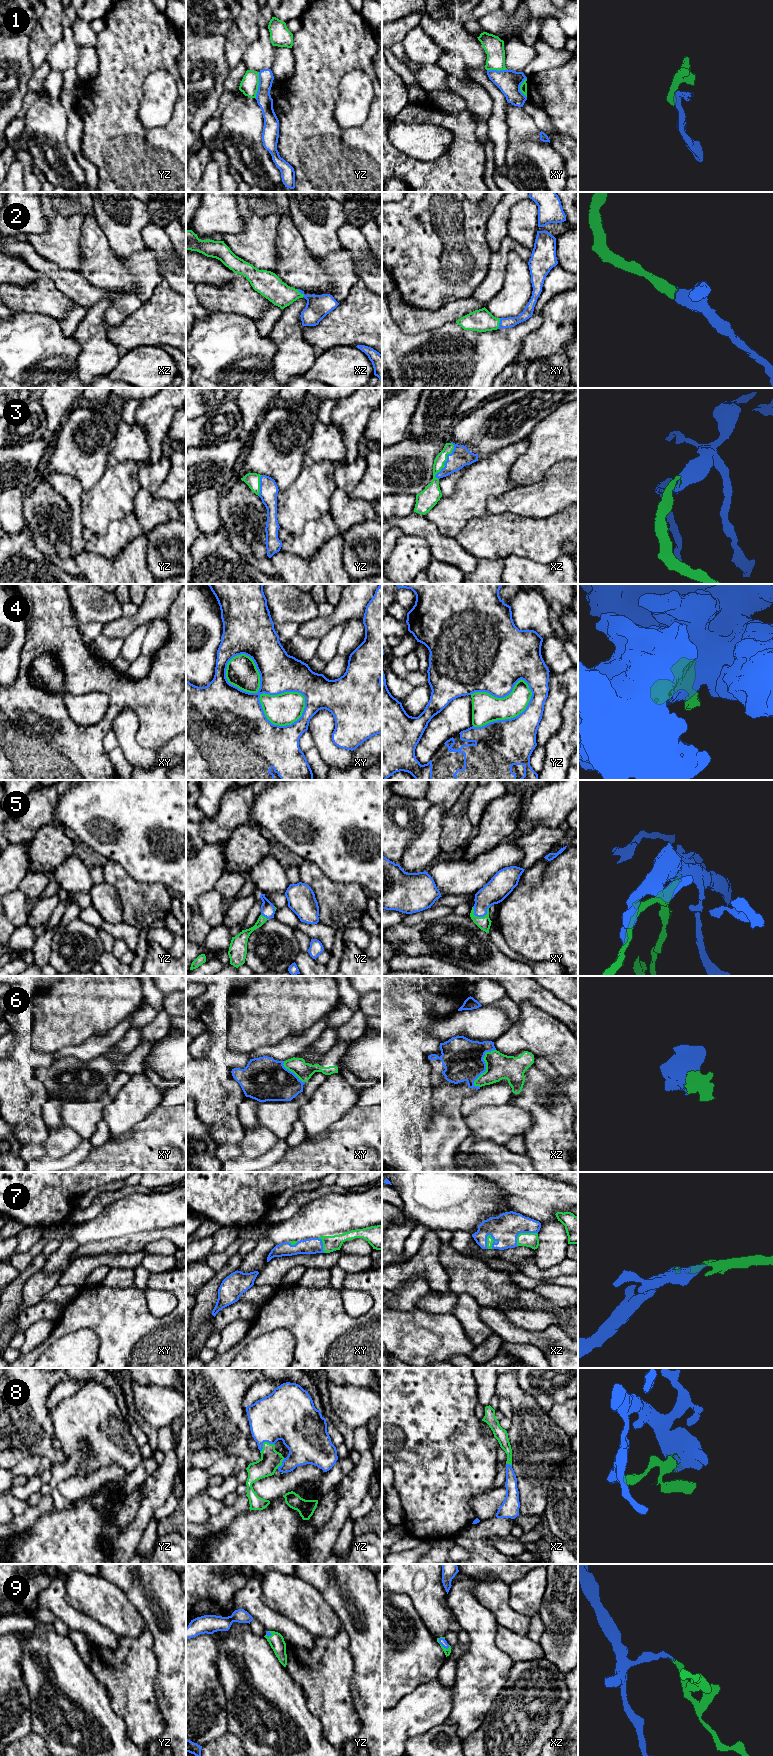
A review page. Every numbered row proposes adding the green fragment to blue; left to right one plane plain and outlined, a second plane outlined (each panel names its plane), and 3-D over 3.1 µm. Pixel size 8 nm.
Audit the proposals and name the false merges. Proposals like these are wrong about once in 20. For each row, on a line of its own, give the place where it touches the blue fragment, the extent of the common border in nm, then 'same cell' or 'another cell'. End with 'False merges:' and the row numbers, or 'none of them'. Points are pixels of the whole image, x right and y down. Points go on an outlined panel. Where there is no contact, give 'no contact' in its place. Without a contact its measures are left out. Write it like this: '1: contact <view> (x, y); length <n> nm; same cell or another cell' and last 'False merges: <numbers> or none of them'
1: contact yz (259, 85); length 220 nm; another cell
2: contact xy (499, 323); length 90 nm; same cell
3: contact xz (447, 460); length 320 nm; same cell
4: contact yz (511, 718); length 550 nm; same cell
5: contact xy (483, 916); length 150 nm; same cell
6: contact xz (485, 1065); length 340 nm; same cell
7: contact xz (486, 1241); length 120 nm; same cell
8: contact yz (264, 1441); length 130 nm; same cell
9: contact xz (442, 1645); length 120 nm; same cell
False merges: 1

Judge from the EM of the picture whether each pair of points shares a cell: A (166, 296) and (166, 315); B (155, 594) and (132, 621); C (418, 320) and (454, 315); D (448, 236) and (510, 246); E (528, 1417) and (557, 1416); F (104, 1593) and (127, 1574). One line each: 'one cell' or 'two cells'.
A: one cell
B: one cell
C: one cell
D: two cells
E: two cells
F: two cells

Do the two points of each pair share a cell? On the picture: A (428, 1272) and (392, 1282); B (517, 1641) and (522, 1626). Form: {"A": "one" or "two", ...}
{"A": "one", "B": "two"}

